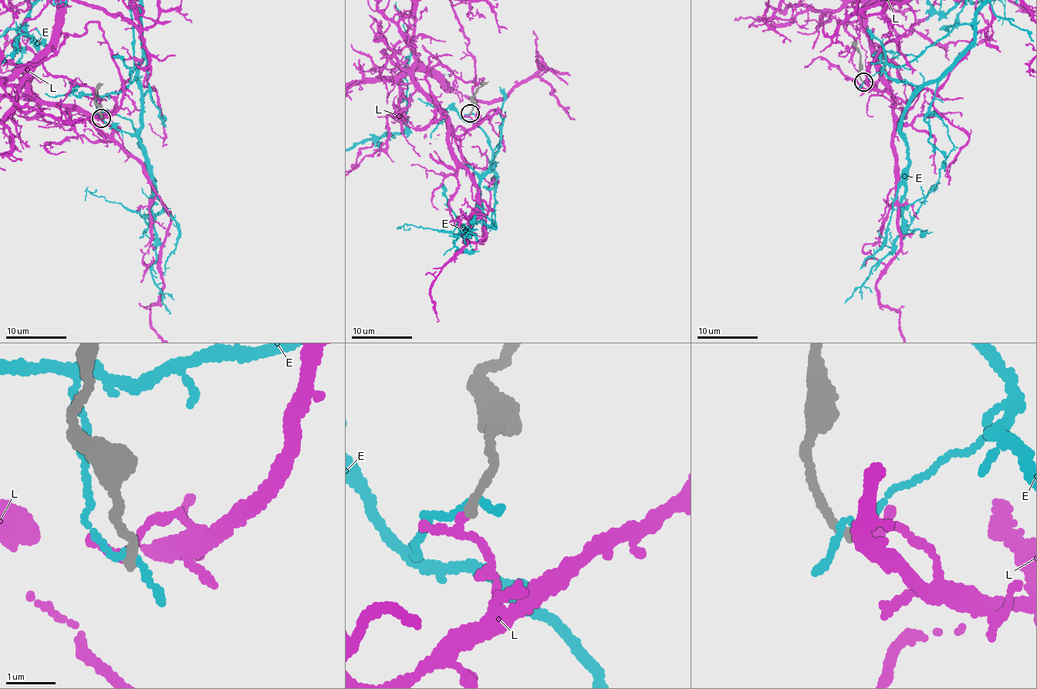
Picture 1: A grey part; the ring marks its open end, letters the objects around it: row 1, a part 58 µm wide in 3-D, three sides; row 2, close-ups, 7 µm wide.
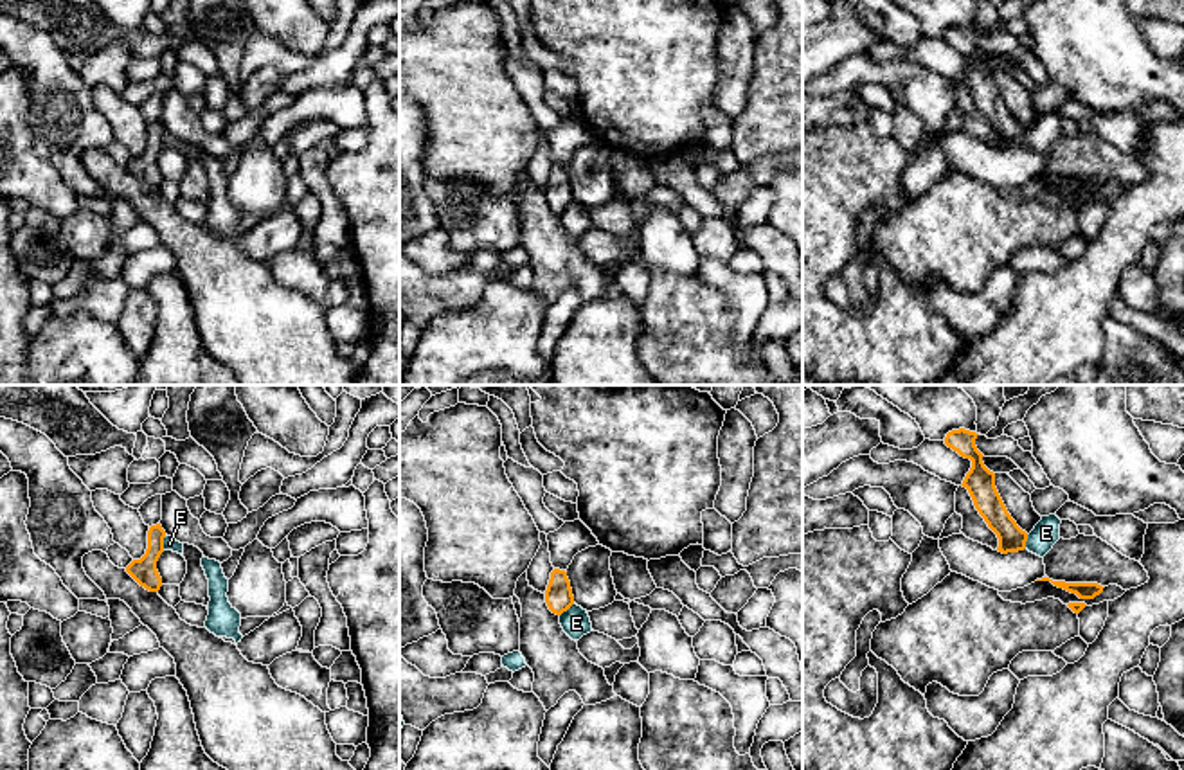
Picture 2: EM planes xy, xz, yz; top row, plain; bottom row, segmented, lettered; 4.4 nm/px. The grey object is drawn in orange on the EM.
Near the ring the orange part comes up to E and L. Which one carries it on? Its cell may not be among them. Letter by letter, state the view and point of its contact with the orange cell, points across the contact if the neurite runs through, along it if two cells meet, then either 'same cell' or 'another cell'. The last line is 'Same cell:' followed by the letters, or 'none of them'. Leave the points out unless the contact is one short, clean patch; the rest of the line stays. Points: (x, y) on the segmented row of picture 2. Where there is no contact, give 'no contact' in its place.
E: contact xy (162, 542); border xy (166, 535), (162, 549); another cell
L: no contact; another cell
Same cell: none of them

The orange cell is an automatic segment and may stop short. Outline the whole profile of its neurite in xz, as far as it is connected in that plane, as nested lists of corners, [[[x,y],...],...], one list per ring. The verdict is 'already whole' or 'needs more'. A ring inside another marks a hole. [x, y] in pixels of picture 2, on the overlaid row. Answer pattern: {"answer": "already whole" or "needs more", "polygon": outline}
{"answer": "already whole", "polygon": [[[554,569],[551,572],[551,579],[545,590],[545,603],[556,615],[561,615],[574,604],[570,581],[565,570]]]}

